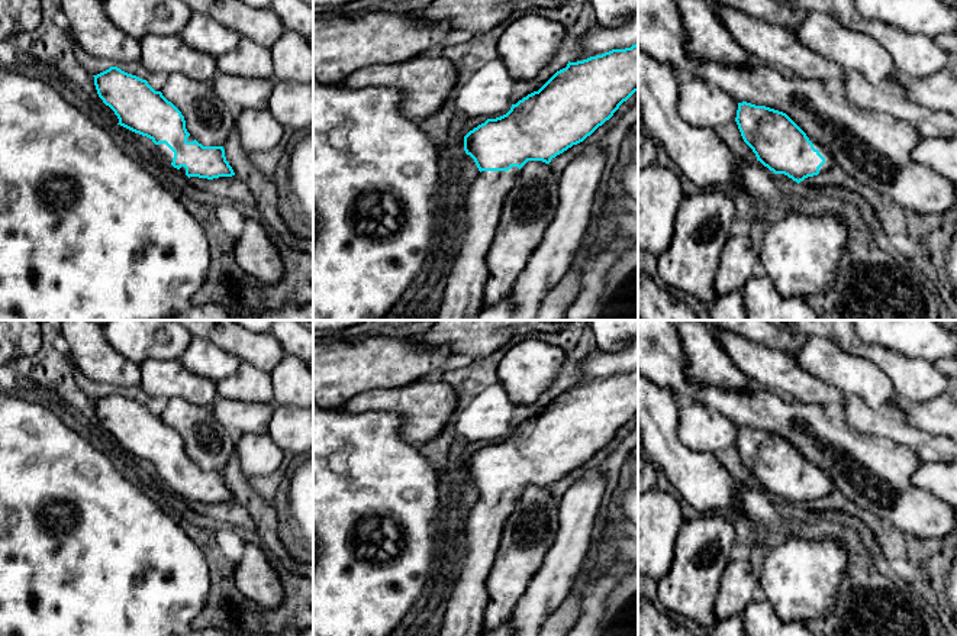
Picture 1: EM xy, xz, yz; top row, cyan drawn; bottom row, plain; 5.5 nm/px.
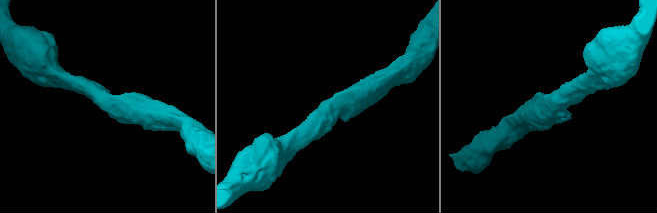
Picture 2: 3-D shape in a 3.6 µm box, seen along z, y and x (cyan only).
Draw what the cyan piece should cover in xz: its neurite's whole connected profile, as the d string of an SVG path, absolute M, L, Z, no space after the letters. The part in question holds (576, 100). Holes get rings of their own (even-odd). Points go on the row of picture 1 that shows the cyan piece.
M638 43L625 49L612 49L577 62L568 61L567 67L557 71L538 91L512 104L506 114L487 119L464 136L464 151L474 159L480 175L465 197L463 233L454 251L454 259L447 265L445 291L434 320L474 320L480 311L483 306L483 288L487 281L486 256L496 235L505 198L515 187L519 170L528 161L550 164L557 155L583 142L609 120L619 106L635 91L638 91Z

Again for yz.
M742 101L735 122L757 161L798 184L835 165L829 146L808 138L783 112Z

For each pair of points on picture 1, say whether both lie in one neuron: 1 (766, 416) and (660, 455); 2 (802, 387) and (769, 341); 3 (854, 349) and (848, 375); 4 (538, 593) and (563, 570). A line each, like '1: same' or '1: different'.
1: different
2: different
3: different
4: same

